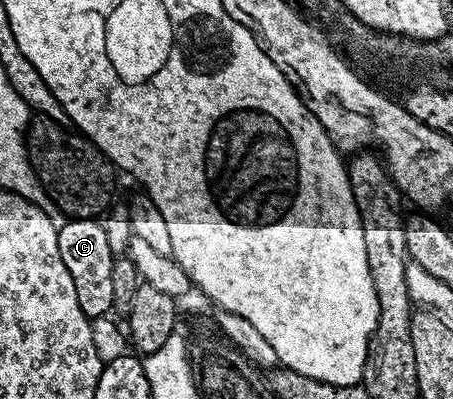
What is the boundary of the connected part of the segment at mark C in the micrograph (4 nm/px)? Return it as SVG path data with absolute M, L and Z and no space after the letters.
M97 218L70 219L58 227L58 244L60 257L72 273L72 285L76 285L76 297L80 301L80 309L91 319L99 319L102 315L110 315L114 311L112 301L112 265L115 255L108 245L108 233L105 226Z

